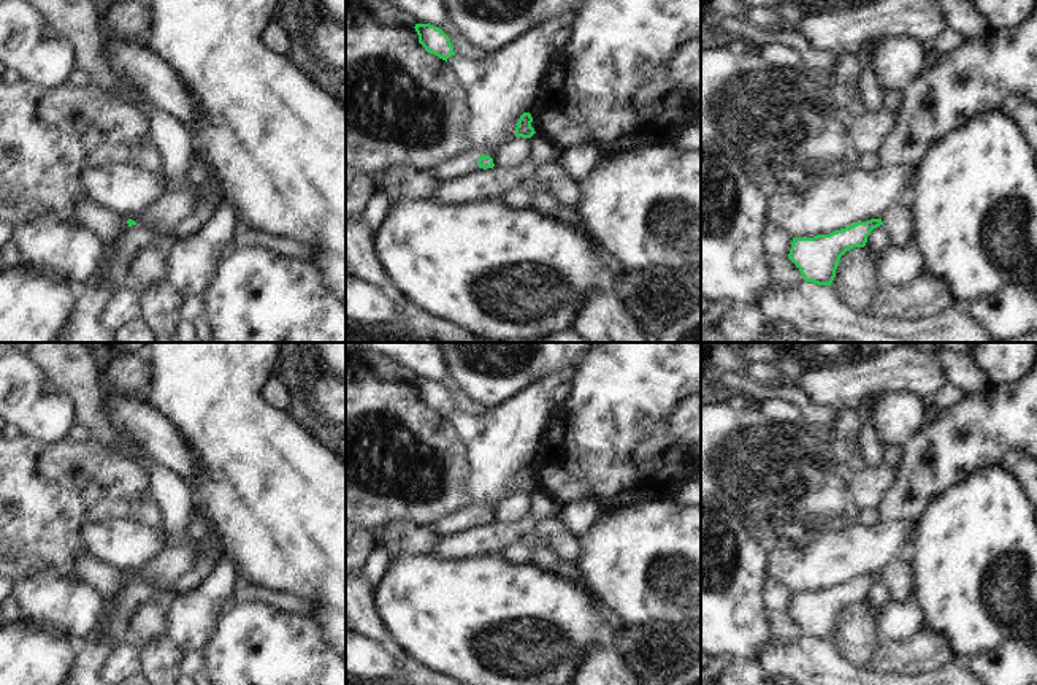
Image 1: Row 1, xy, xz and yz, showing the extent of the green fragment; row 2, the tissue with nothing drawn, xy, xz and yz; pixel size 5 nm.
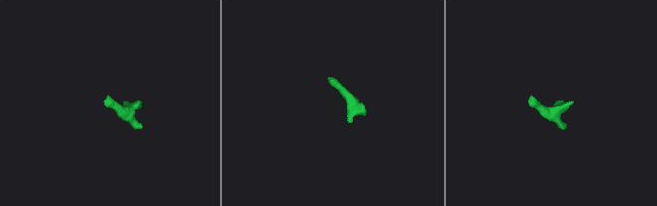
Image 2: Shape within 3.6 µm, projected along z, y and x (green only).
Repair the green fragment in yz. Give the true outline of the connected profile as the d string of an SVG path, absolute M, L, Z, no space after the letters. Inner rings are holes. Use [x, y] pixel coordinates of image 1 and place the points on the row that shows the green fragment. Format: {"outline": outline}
{"outline": "M871 219L829 235L793 238L788 258L799 268L805 282L831 287L840 257L853 247L864 247L871 232L880 225L882 219Z"}

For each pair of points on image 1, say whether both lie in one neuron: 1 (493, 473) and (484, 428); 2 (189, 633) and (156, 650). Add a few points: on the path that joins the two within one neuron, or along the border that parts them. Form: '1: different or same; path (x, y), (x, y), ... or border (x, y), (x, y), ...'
1: same; path (493, 462), (492, 440)
2: different; border (165, 635), (184, 652)

